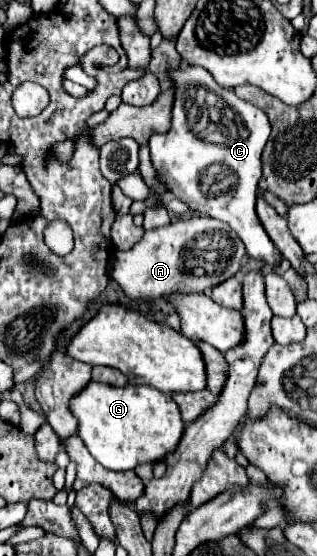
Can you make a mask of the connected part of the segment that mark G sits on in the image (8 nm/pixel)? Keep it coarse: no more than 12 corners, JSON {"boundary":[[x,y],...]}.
{"boundary":[[91,382],[71,400],[79,438],[107,470],[175,452],[169,394]]}

